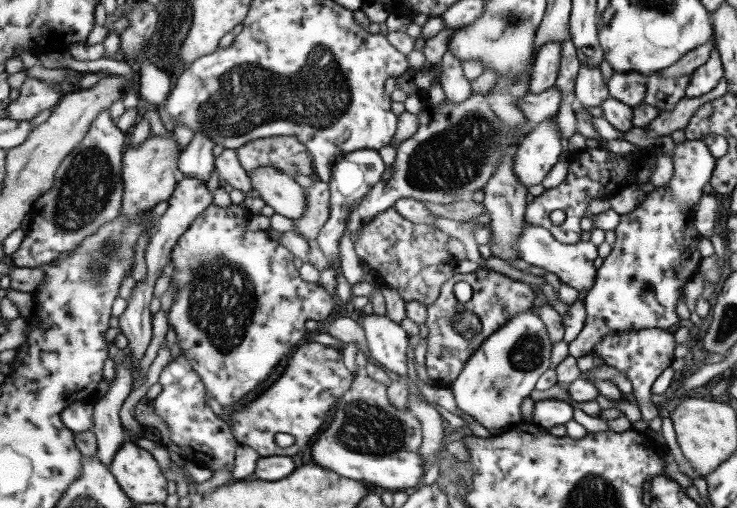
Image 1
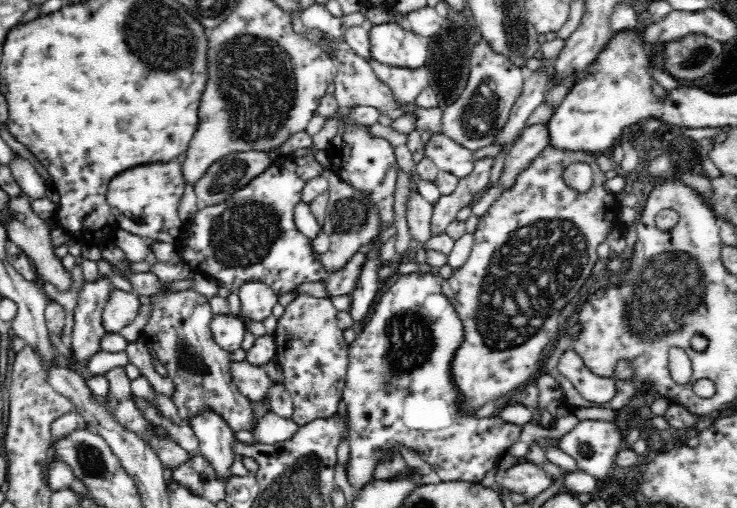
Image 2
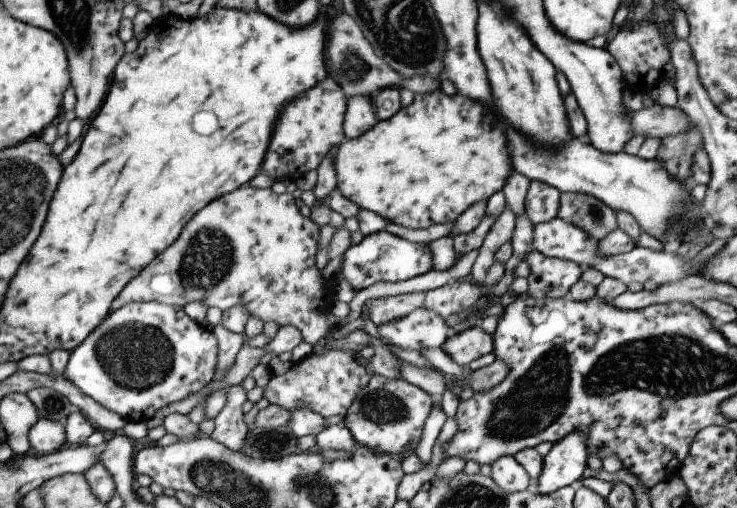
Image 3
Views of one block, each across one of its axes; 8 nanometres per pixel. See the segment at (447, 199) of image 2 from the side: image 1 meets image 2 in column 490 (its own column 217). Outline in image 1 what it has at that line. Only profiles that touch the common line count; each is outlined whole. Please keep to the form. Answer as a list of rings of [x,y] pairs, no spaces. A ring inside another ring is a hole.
[[[223,150],[223,154],[215,160],[215,172],[223,188],[237,188],[243,194],[249,190],[255,190],[253,180],[243,170],[243,164],[239,160],[239,150]]]

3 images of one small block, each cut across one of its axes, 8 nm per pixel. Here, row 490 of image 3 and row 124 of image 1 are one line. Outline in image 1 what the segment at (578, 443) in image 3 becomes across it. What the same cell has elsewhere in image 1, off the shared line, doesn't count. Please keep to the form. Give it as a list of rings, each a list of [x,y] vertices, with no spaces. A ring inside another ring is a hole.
[[[553,118],[537,122],[531,134],[523,136],[513,156],[513,176],[521,180],[525,188],[541,184],[549,170],[557,164],[565,144],[561,130]]]

